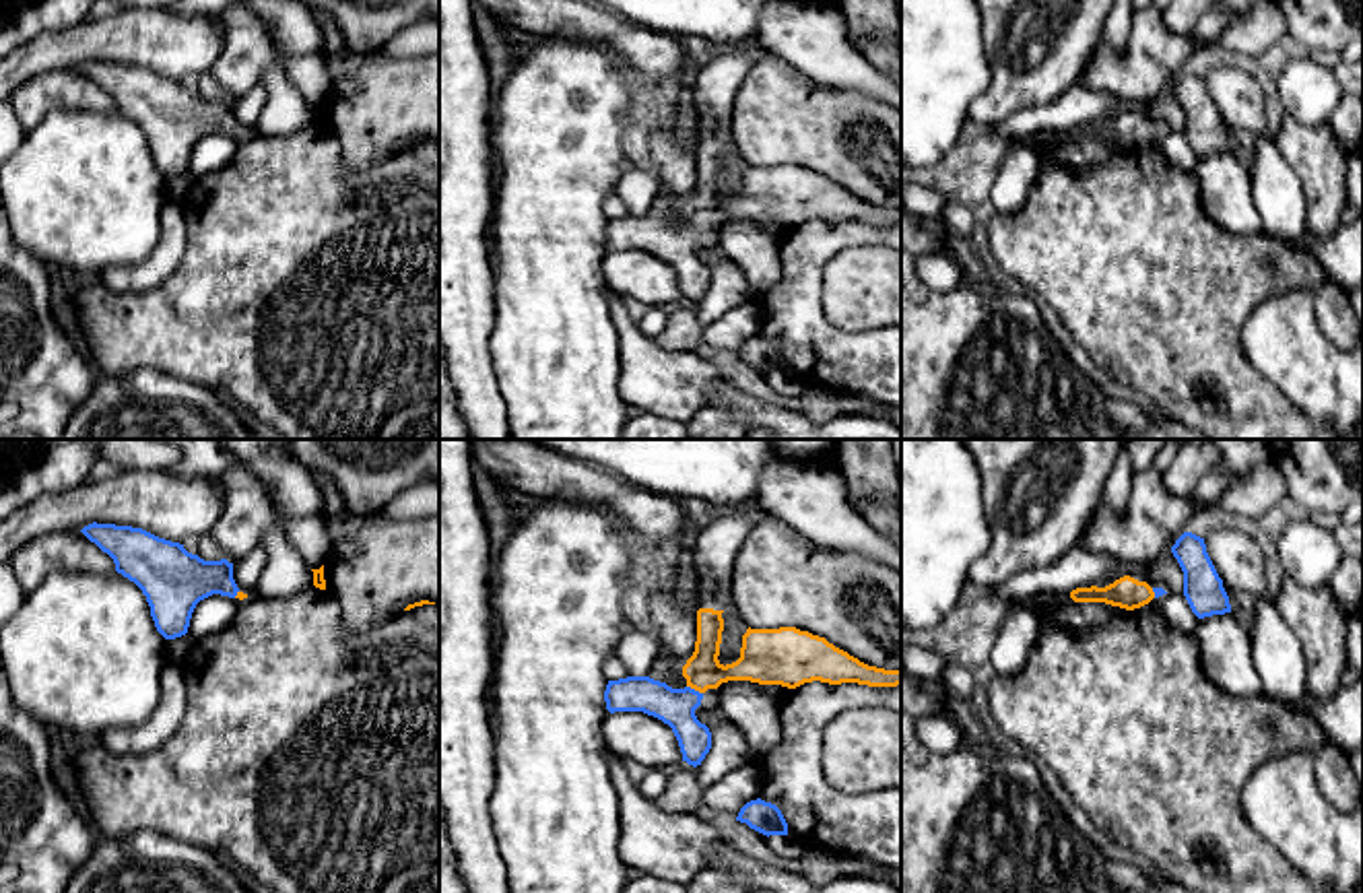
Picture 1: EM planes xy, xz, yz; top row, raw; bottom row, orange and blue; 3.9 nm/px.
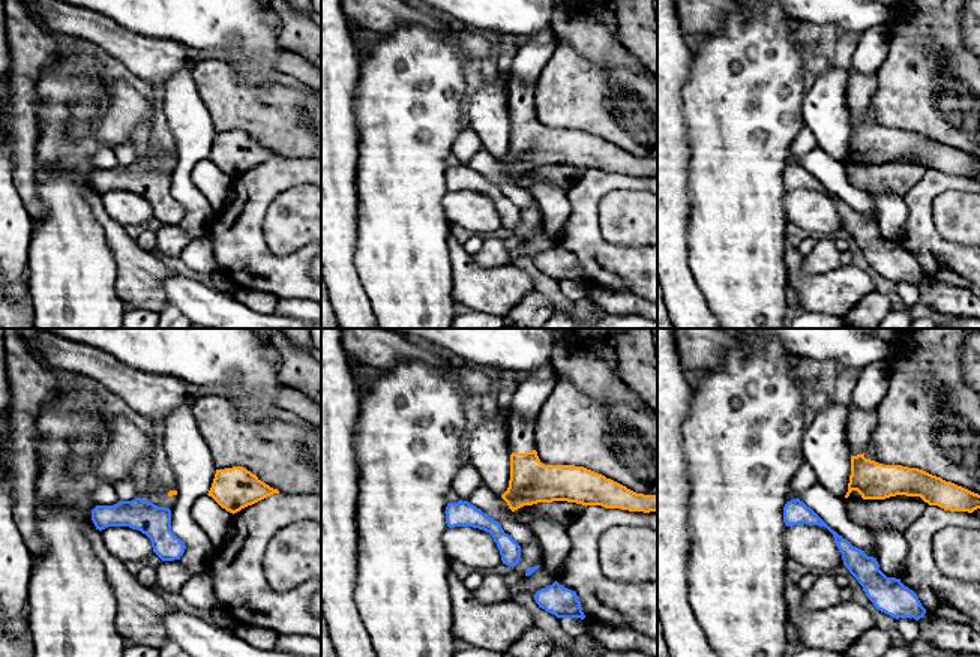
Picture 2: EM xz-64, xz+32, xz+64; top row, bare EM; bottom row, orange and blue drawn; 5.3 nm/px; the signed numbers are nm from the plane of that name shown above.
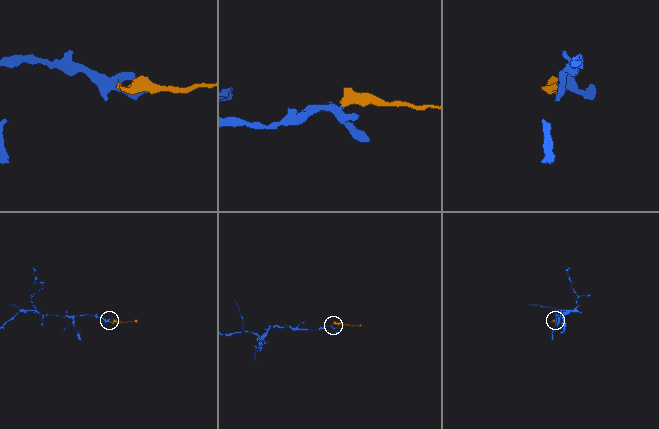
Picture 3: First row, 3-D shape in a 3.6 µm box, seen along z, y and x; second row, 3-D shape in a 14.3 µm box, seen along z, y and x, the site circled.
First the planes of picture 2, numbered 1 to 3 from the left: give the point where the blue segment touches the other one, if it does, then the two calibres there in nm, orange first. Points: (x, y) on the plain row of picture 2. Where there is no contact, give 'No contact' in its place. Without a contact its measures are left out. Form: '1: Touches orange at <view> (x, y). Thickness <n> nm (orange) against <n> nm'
1: No contact
2: No contact
3: No contact

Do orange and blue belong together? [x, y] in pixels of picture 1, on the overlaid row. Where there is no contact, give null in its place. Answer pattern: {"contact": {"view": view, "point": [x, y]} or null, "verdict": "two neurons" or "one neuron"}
{"contact": {"view": "xz", "point": [695, 689]}, "verdict": "one neuron"}

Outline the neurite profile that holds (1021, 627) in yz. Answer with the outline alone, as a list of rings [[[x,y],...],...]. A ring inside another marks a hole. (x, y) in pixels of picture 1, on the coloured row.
[[[1074,602],[1056,610],[1031,610],[1010,604],[992,643],[990,662],[998,676],[1019,674],[1035,643],[1054,627],[1074,635],[1087,635],[1109,619],[1128,613],[1105,602]]]

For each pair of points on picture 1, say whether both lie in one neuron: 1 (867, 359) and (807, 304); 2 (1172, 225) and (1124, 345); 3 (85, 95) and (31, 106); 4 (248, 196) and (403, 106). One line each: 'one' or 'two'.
1: one
2: one
3: one
4: two

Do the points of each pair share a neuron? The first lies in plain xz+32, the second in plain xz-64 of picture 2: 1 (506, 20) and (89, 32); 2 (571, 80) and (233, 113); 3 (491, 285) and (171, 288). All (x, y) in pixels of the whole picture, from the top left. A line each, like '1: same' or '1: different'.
1: different
2: same
3: different

